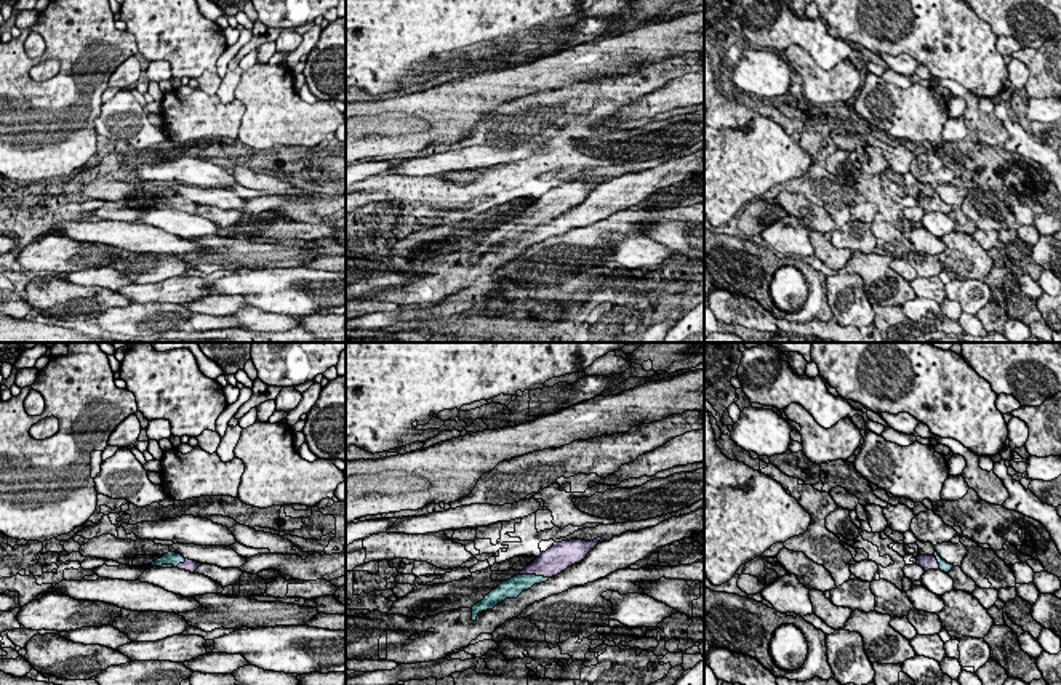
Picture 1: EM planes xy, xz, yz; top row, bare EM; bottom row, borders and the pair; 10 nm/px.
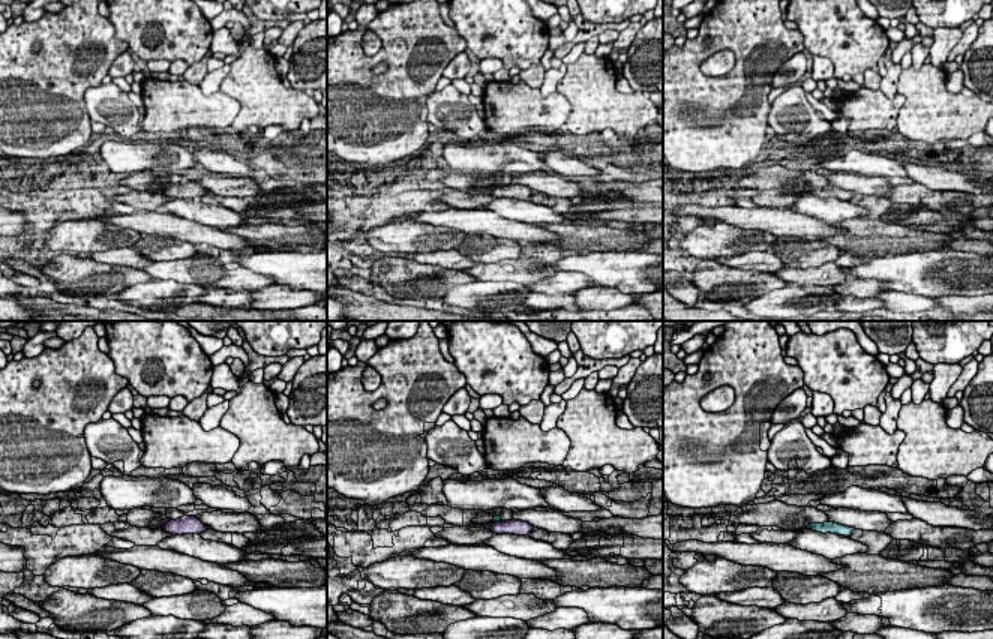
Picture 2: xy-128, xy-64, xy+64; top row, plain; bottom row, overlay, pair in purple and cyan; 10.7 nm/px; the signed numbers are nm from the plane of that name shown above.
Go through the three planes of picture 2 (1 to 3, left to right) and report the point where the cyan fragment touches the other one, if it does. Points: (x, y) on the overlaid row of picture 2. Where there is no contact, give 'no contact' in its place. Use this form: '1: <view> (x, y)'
1: no contact
2: xy-64 (498, 522)
3: no contact

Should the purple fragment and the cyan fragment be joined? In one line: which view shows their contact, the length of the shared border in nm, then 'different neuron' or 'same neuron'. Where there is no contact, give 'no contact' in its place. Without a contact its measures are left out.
xz | 300 nm | same neuron

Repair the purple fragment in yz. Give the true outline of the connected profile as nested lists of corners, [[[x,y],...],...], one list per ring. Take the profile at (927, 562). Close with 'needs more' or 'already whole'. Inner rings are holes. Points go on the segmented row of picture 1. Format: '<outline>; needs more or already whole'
[[[935,552],[933,555],[919,555],[917,557],[917,565],[920,565],[925,571],[928,571],[928,570],[941,570],[944,573],[949,573],[954,568],[954,565],[943,560],[938,555],[938,552]]]; needs more

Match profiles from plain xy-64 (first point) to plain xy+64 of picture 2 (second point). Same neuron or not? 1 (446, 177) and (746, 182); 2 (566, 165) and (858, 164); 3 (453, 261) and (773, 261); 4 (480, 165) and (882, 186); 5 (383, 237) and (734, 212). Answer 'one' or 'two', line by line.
1: one
2: two
3: one
4: two
5: two

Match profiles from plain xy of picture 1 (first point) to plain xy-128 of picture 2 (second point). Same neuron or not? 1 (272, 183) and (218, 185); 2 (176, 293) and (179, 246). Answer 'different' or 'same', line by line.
1: different
2: different

